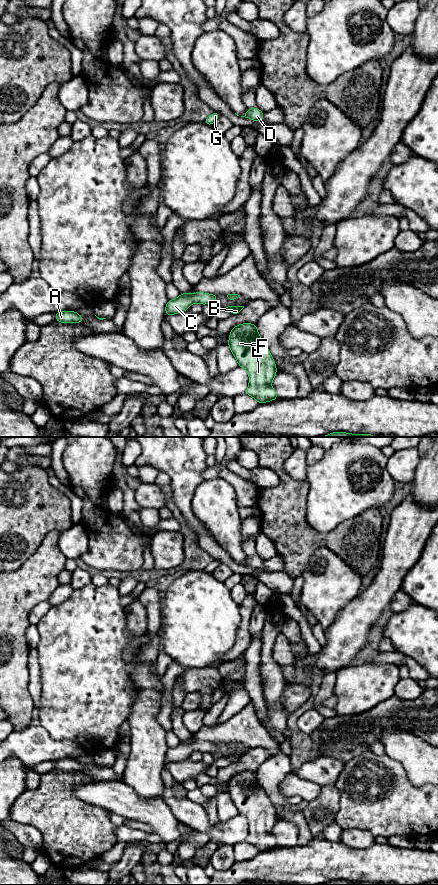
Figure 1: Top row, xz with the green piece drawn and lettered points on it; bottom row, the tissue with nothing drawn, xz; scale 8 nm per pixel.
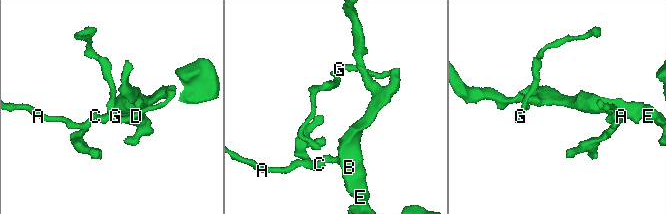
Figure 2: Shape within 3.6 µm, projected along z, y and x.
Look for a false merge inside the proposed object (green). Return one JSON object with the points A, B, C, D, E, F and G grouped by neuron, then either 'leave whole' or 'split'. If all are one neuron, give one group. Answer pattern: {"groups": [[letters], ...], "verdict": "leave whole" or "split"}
{"groups": [["A", "B", "C", "D", "E", "F", "G"]], "verdict": "leave whole"}

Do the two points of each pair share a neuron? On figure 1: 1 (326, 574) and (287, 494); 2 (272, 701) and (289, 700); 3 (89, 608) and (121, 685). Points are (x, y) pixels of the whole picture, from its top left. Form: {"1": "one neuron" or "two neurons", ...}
{"1": "two neurons", "2": "two neurons", "3": "one neuron"}

